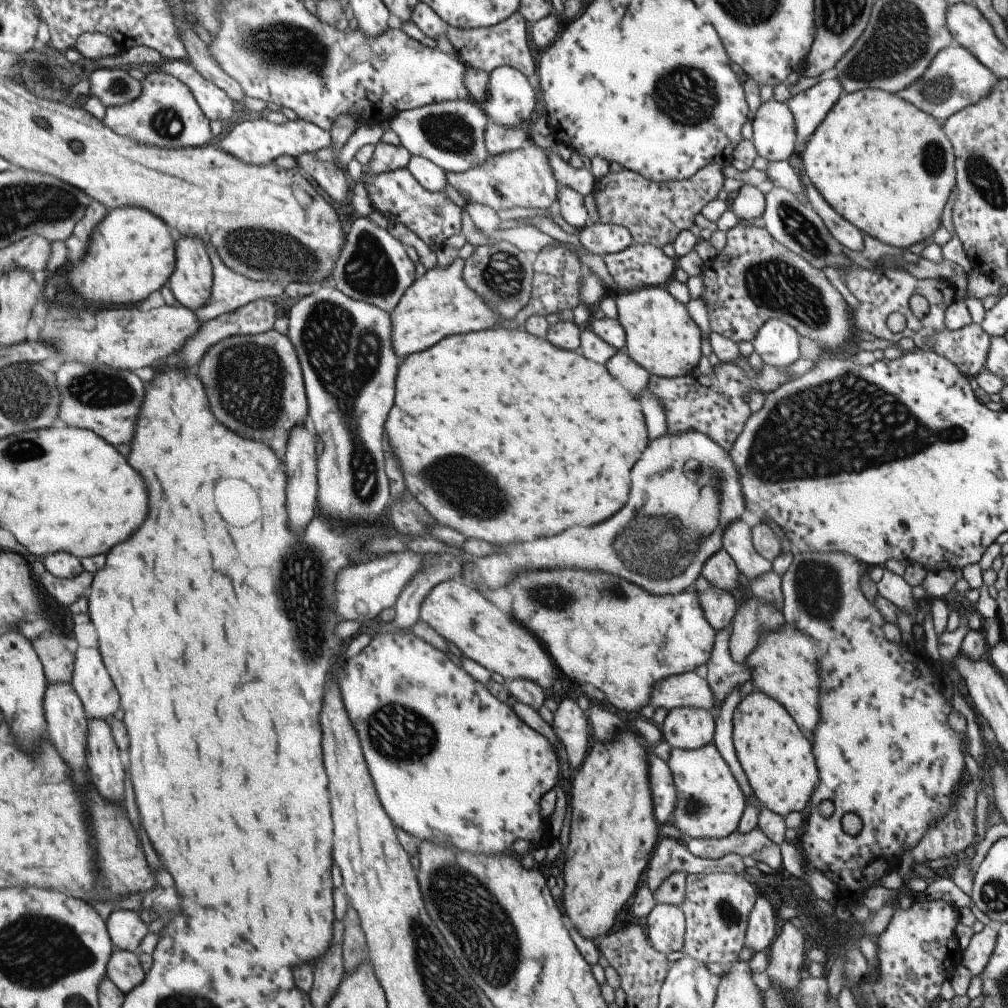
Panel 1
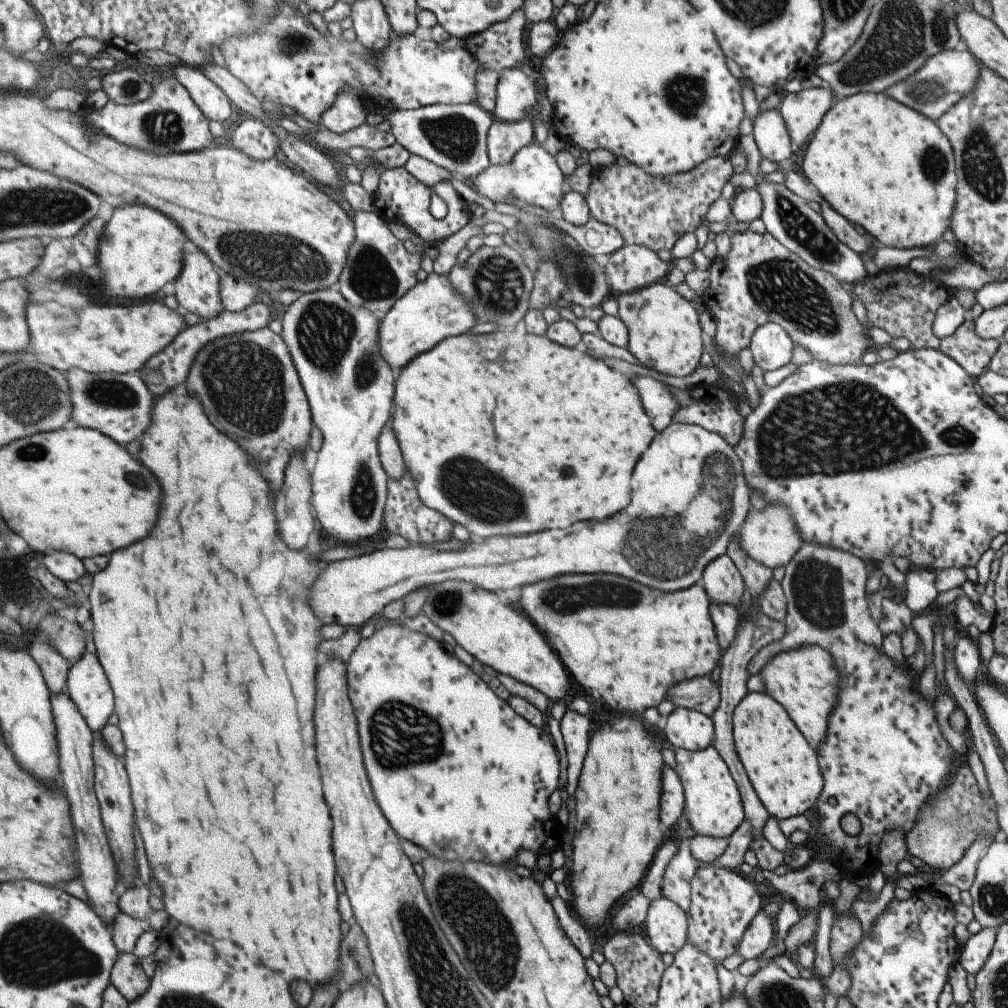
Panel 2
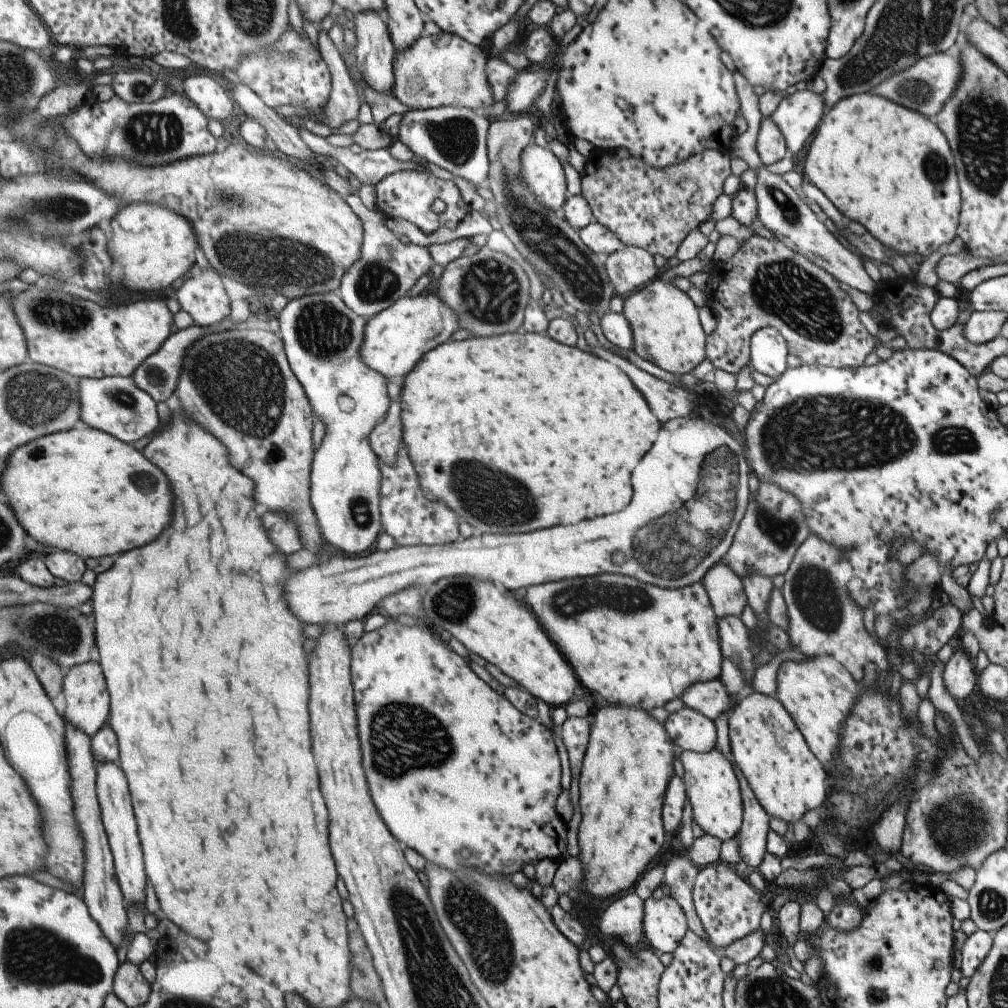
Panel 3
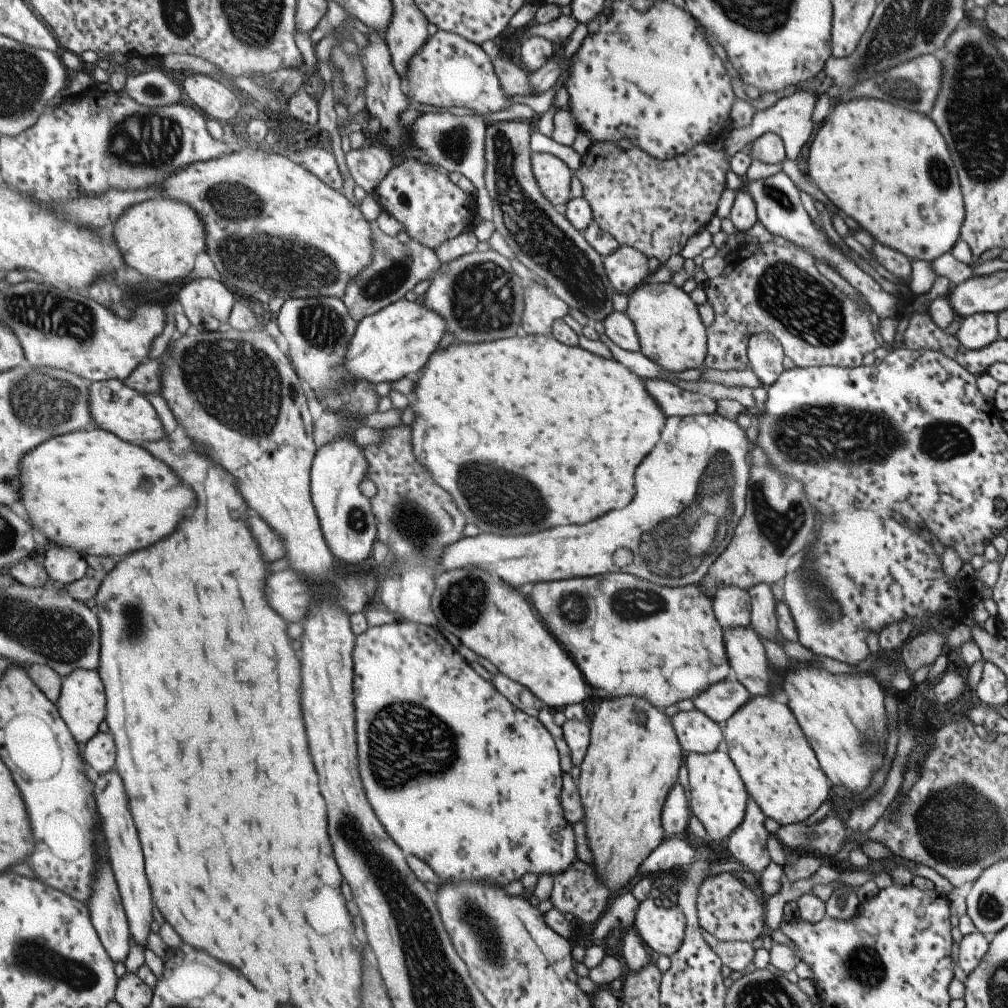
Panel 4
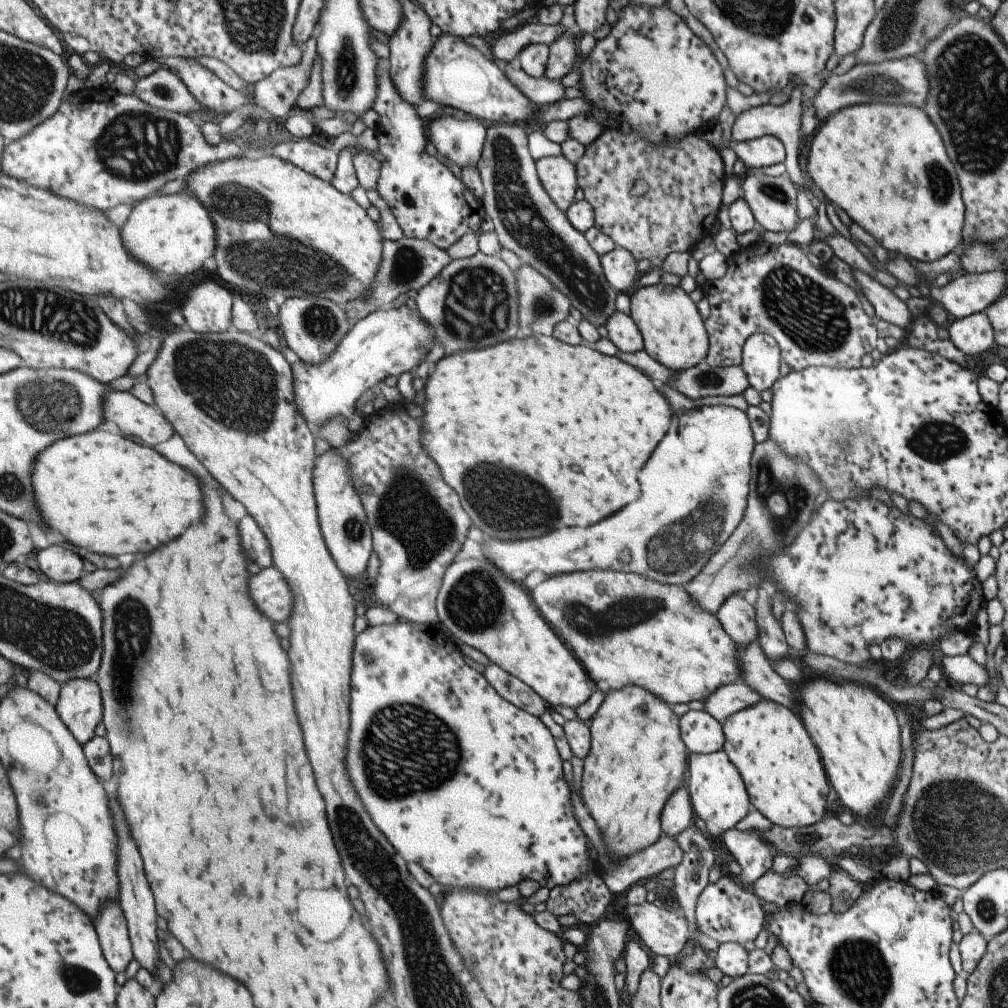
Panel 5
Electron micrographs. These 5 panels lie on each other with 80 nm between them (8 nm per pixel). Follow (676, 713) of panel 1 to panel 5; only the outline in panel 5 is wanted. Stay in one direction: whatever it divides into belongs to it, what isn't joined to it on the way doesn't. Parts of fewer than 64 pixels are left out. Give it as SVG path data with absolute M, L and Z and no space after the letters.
M688 710L678 718L681 742L689 753L712 753L722 748L722 723L707 711Z

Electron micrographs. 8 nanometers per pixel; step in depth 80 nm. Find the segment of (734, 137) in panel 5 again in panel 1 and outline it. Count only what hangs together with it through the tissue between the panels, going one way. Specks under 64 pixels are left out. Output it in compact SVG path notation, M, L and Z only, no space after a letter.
M828 74L821 81L786 101L794 118L797 140L803 141L813 134L841 94L841 83L833 75Z

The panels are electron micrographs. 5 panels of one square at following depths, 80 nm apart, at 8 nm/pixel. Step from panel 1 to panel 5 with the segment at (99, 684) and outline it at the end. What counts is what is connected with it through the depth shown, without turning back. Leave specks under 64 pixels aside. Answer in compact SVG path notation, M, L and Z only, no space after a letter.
M77 677L61 683L54 709L80 745L93 738L95 726L102 719L102 700L95 677Z

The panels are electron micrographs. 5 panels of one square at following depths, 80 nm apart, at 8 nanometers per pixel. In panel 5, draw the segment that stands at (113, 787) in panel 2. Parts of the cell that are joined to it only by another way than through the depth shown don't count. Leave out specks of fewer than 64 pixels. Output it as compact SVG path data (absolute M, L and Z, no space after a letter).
M108 799L108 807L112 816L113 826L115 826L115 840L117 840L116 877L118 878L118 905L121 907L126 920L132 958L137 960L141 968L145 968L152 974L157 961L160 961L157 953L157 942L159 941L157 940L157 934L155 934L155 918L157 918L157 914L154 907L154 898L151 896L151 890L149 890L147 880L143 876L143 868L141 868L141 858L139 858L137 846L129 836L127 822L123 818L121 808L117 806L117 800Z

